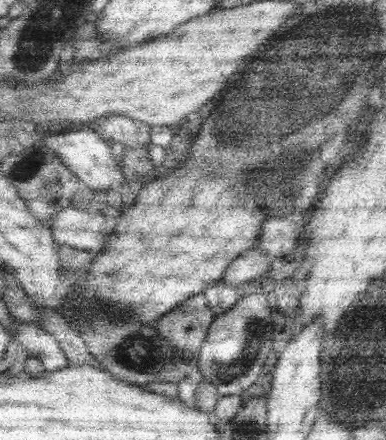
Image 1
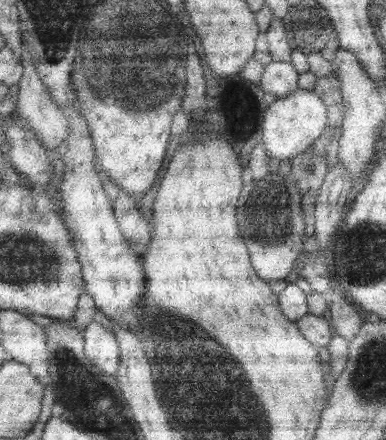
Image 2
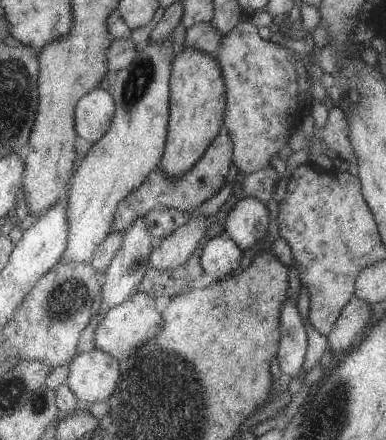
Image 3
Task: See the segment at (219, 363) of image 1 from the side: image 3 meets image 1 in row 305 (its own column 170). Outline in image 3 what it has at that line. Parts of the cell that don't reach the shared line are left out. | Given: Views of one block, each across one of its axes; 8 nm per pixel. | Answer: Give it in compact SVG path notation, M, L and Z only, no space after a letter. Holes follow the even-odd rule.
M191 212L191 220L183 224L181 228L173 230L169 236L165 236L149 254L149 268L151 270L171 270L181 266L191 254L197 254L197 246L201 236L207 232L207 220L199 218L195 212Z

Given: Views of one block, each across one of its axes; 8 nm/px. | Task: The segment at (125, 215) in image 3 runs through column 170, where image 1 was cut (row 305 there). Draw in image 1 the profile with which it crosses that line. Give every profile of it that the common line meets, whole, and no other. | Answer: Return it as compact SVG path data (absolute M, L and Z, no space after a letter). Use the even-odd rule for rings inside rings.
M198 294L164 314L156 324L156 332L184 358L198 360L214 318L216 314L210 310L206 296Z

